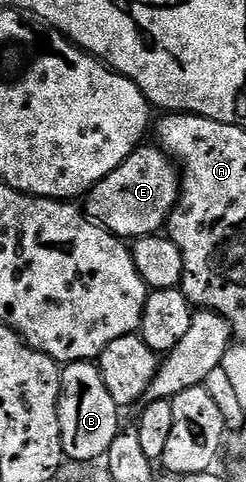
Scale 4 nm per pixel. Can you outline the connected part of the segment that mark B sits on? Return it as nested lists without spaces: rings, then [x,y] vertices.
[[[96,361],[70,362],[61,371],[61,395],[59,396],[59,432],[65,458],[69,462],[80,462],[82,464],[96,463],[96,458],[104,459],[111,442],[115,440],[118,431],[122,429],[122,411],[115,404],[111,392],[107,392],[107,384],[101,375],[101,367]]]

